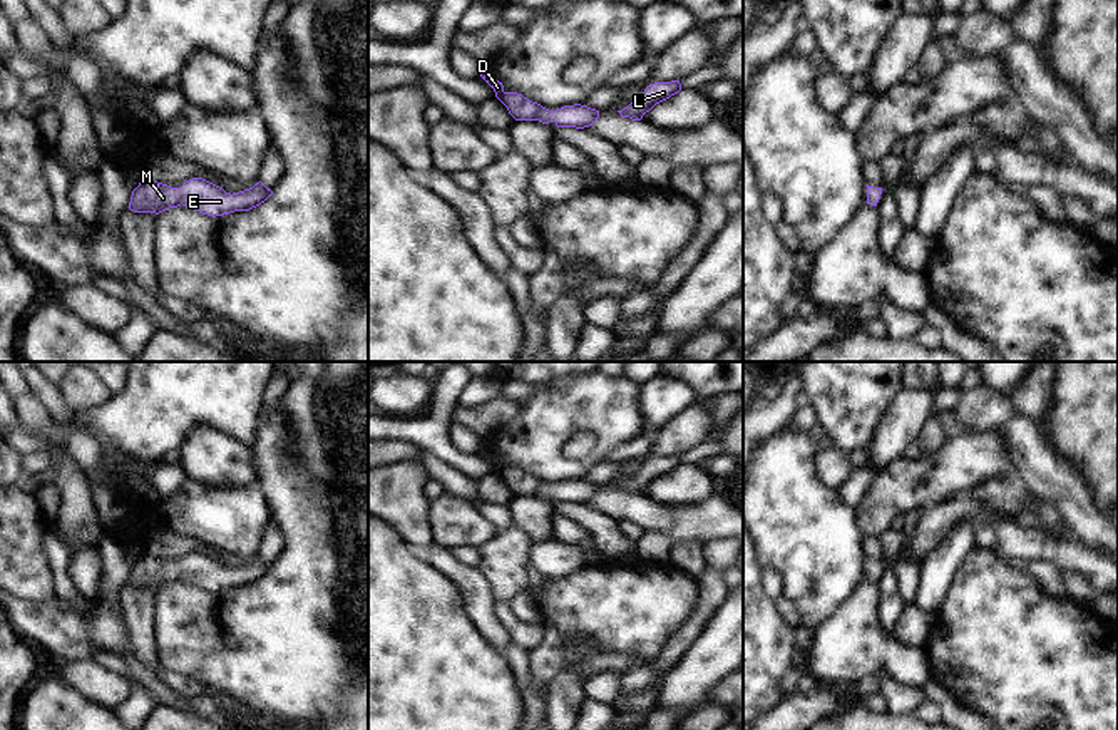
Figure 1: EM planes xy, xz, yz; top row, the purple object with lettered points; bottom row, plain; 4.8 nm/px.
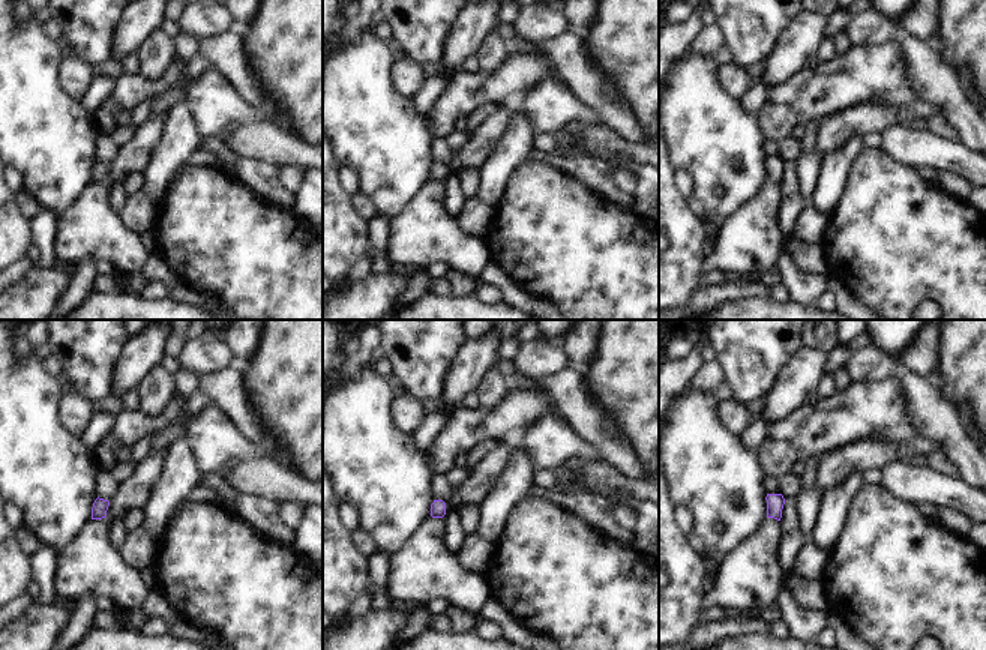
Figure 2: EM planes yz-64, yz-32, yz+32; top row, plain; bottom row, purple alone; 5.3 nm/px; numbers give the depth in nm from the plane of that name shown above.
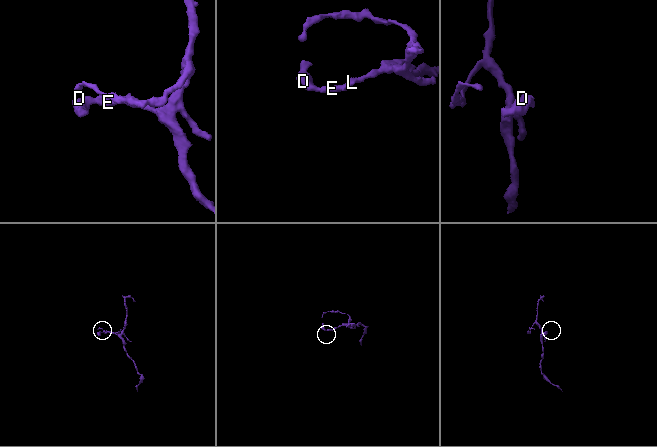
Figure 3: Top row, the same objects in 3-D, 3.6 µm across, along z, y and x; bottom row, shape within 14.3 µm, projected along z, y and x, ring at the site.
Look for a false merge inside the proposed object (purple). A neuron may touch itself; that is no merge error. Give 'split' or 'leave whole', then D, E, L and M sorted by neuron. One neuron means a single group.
leave whole; groups D E L M

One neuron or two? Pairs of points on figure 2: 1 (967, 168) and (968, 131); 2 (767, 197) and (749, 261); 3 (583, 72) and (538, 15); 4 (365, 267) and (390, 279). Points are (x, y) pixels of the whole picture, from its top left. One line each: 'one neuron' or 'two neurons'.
1: two neurons
2: one neuron
3: two neurons
4: two neurons

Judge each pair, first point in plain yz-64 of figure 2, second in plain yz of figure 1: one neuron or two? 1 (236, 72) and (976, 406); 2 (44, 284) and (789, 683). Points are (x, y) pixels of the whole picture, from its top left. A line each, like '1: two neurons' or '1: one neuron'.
1: two neurons
2: two neurons

